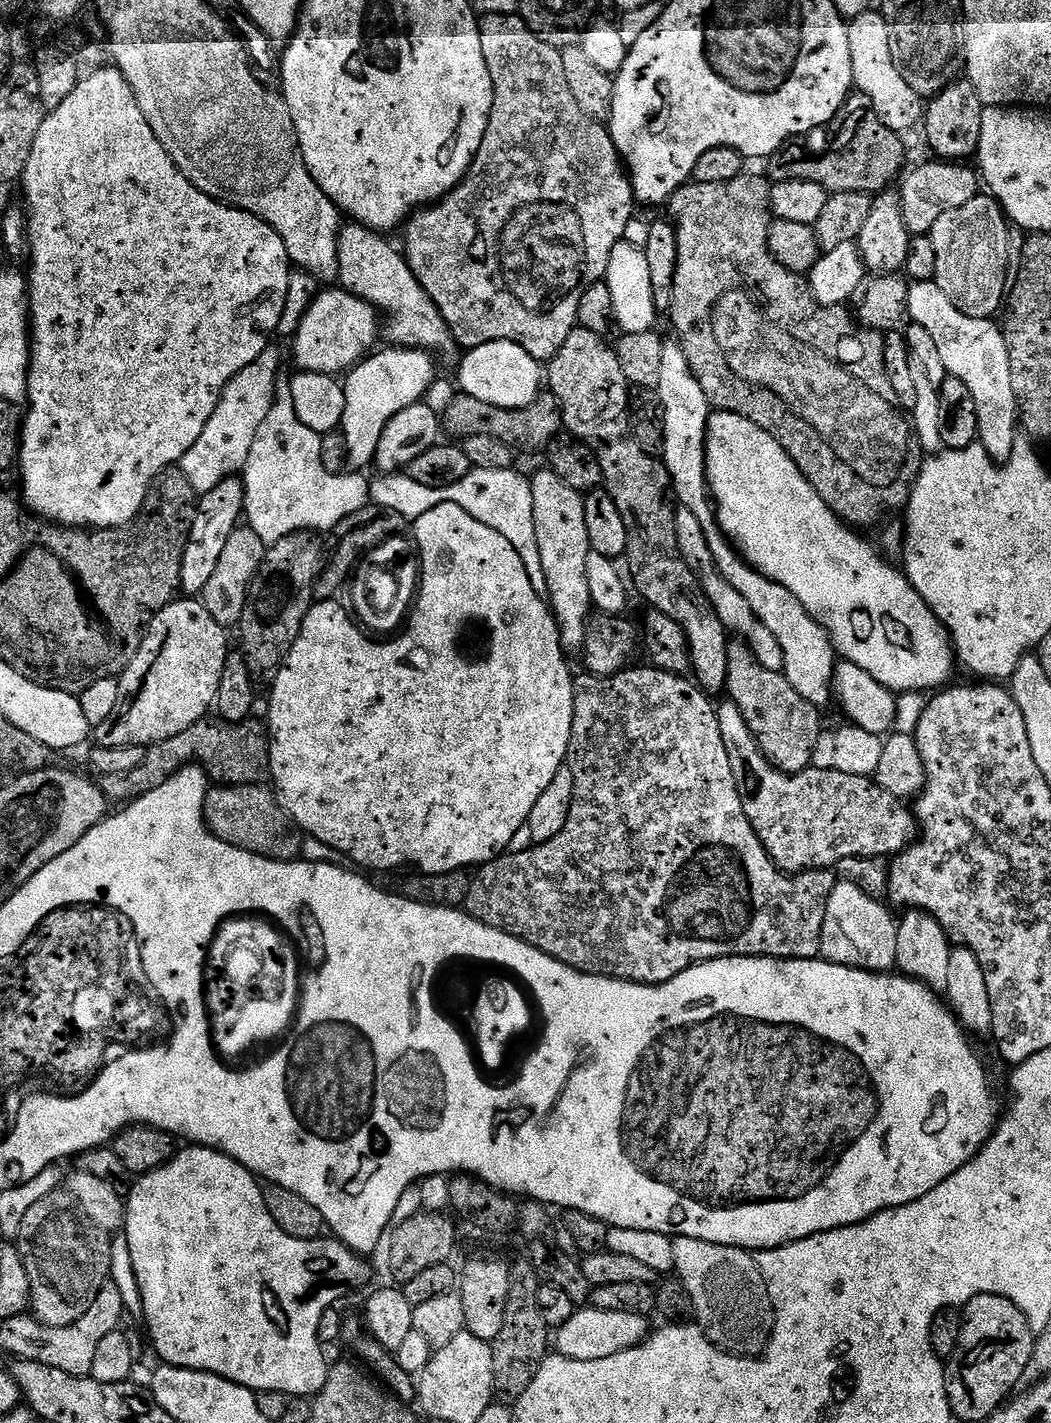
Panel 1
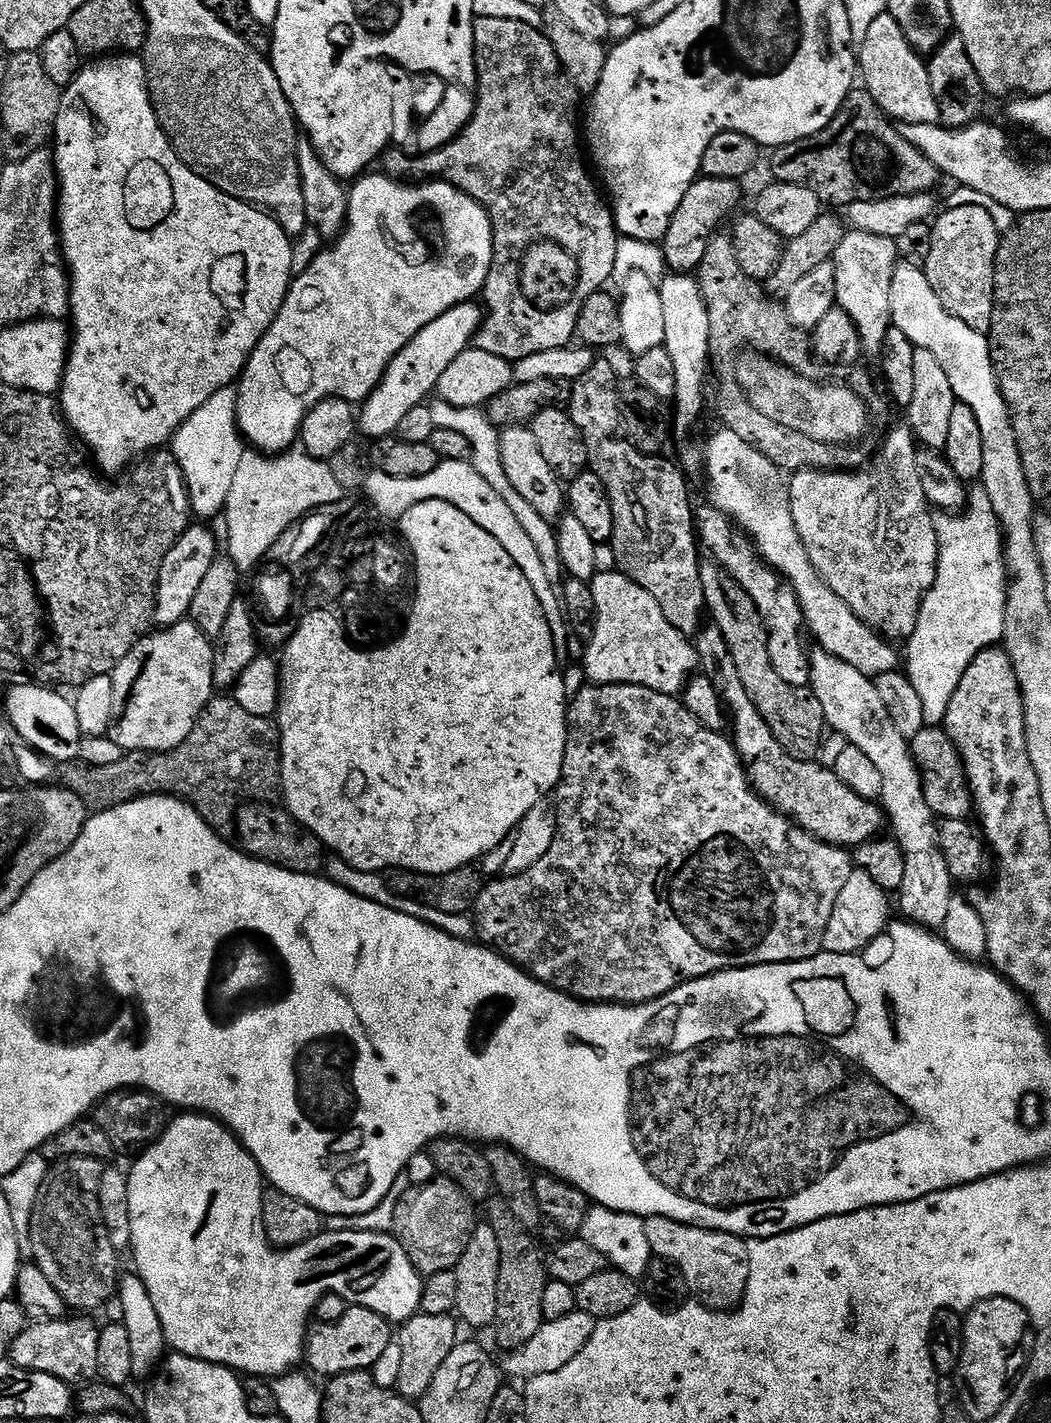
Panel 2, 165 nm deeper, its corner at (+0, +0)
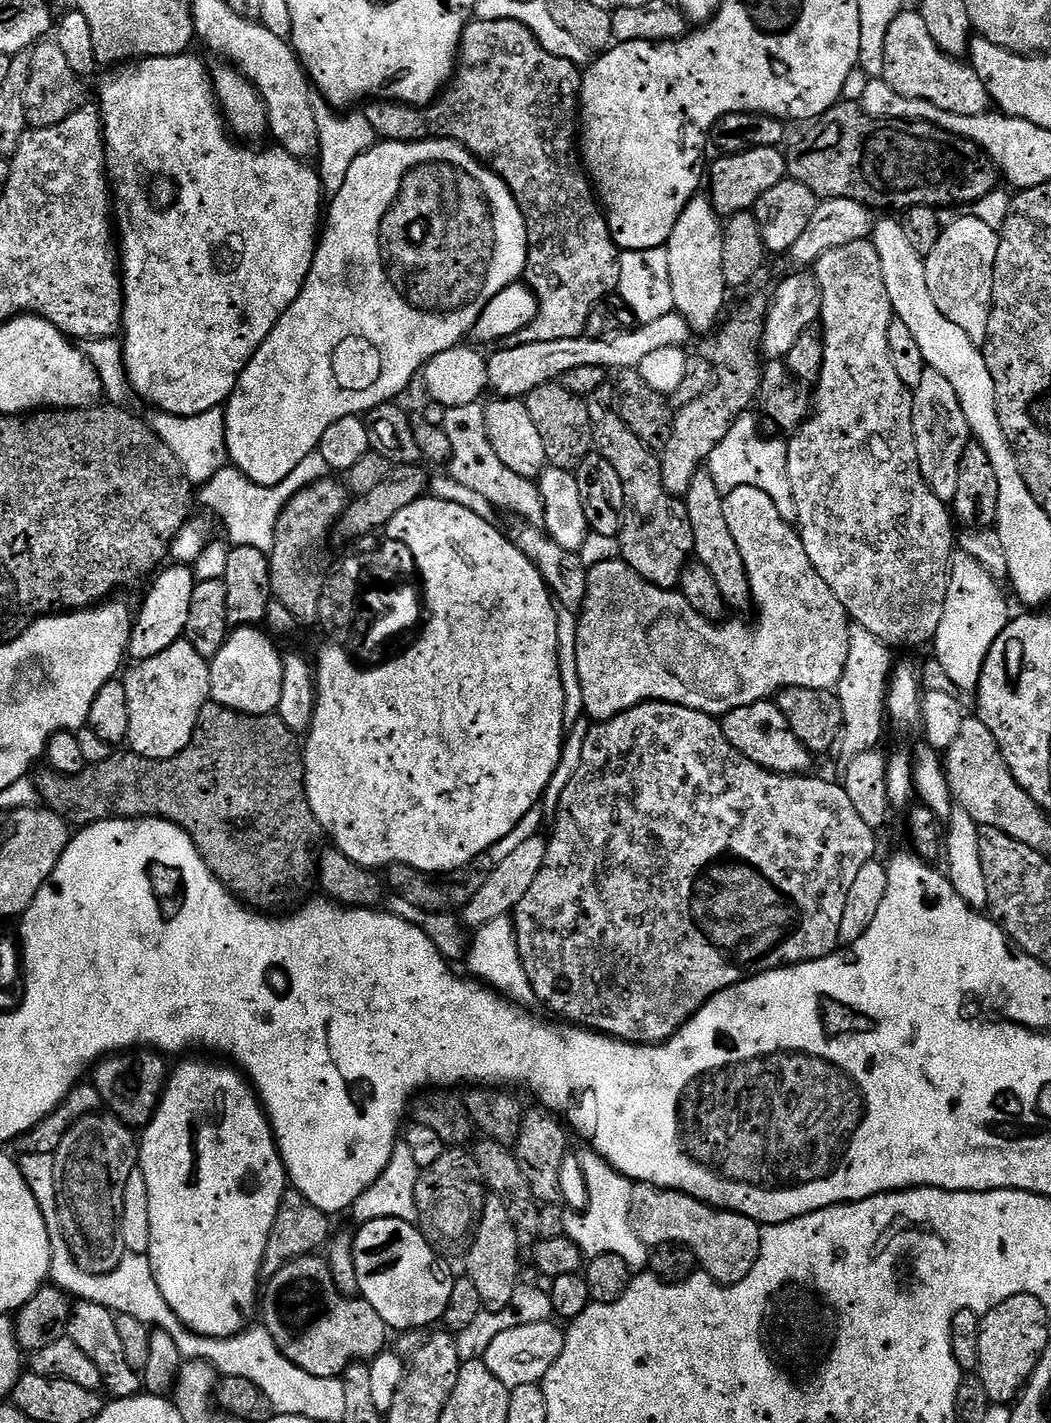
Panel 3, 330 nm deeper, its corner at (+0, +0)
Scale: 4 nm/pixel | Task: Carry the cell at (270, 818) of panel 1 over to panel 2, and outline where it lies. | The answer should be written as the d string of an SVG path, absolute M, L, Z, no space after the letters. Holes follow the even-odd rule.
M249 802L239 809L234 821L239 847L254 860L265 860L277 869L316 874L324 867L326 849L320 839L292 817L287 807L275 808L272 802Z

